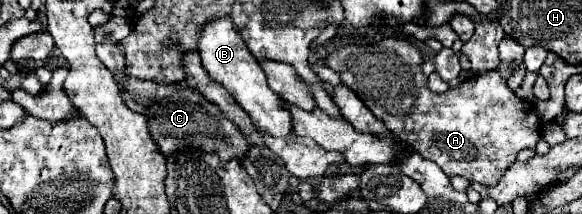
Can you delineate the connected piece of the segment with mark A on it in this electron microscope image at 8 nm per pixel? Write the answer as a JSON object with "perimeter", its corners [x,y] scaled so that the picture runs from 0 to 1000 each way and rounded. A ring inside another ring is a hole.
{"perimeter":[[[663,173],[643,201],[601,201],[560,266],[560,304],[584,350],[588,388],[625,472],[667,612],[698,659],[715,715],[746,752],[766,818],[794,818],[832,874],[849,874],[859,818],[887,752],[890,706],[918,696],[928,650],[928,556],[918,491],[890,463],[852,322],[832,350],[808,350],[787,407],[773,407],[753,444],[735,416],[735,360],[722,332],[727,290],[722,229],[687,173]]]}

